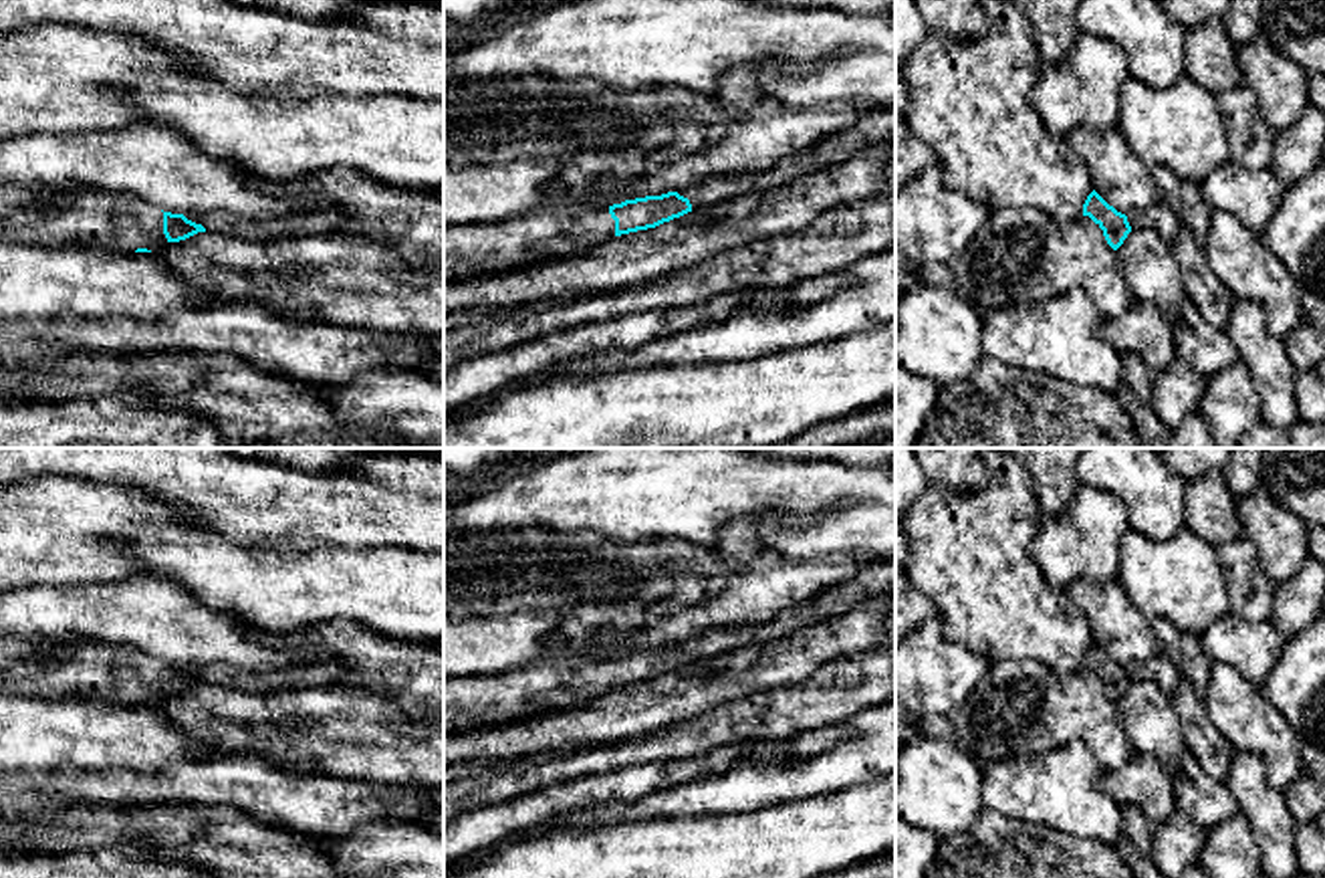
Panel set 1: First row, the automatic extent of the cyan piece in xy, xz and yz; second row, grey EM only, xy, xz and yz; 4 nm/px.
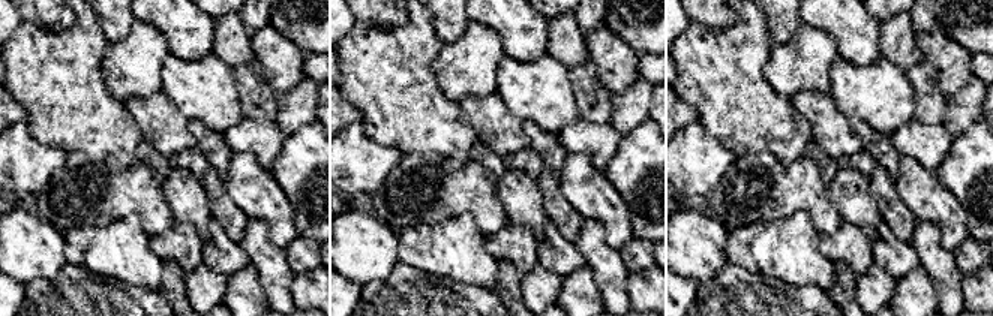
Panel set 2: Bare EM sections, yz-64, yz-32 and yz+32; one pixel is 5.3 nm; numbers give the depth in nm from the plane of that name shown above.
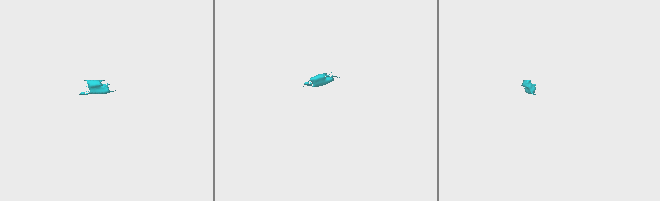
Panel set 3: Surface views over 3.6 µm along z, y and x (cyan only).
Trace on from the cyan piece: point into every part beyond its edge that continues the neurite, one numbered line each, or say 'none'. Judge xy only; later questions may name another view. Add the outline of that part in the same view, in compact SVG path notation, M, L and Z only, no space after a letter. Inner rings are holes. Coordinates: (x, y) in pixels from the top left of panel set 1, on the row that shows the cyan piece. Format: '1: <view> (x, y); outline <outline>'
1: xy (97, 218); outline M105 190L63 192L34 210L0 218L0 240L135 252L163 248L163 212L131 194Z

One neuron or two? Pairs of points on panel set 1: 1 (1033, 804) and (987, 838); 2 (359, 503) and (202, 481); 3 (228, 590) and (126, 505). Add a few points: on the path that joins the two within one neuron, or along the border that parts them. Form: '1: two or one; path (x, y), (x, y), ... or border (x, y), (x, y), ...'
1: two; border (985, 806), (1059, 834)
2: one; path (321, 503), (241, 499)
3: two; border (200, 529), (136, 529), (128, 537), (126, 552)

